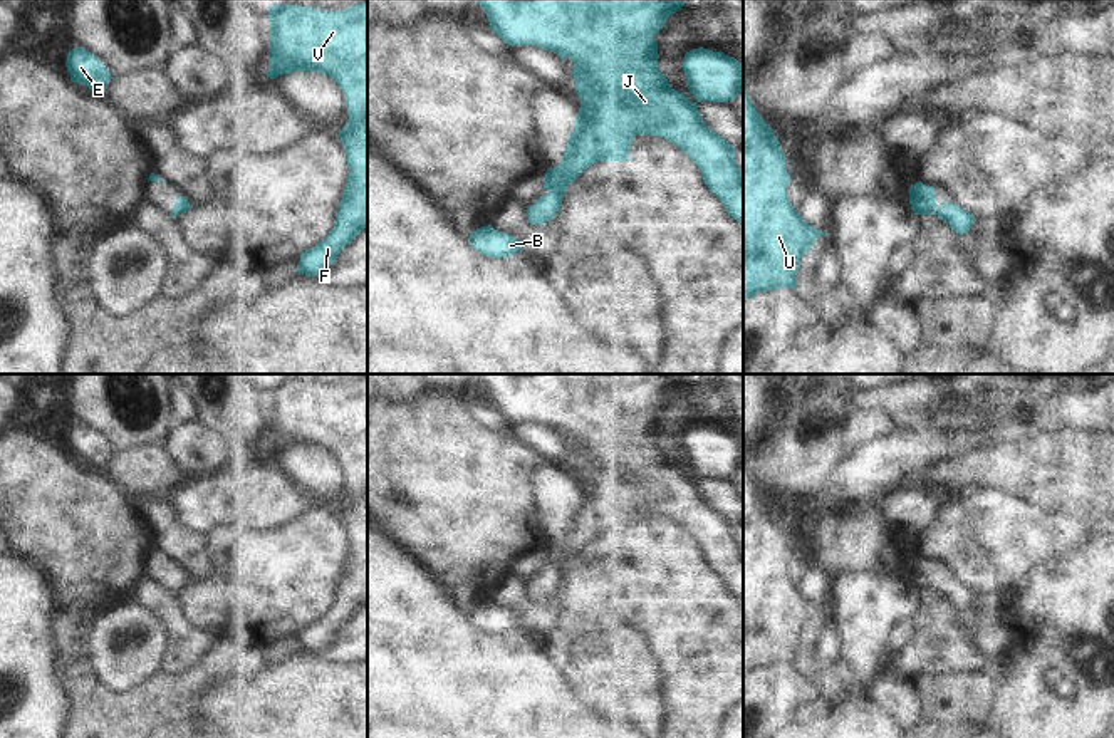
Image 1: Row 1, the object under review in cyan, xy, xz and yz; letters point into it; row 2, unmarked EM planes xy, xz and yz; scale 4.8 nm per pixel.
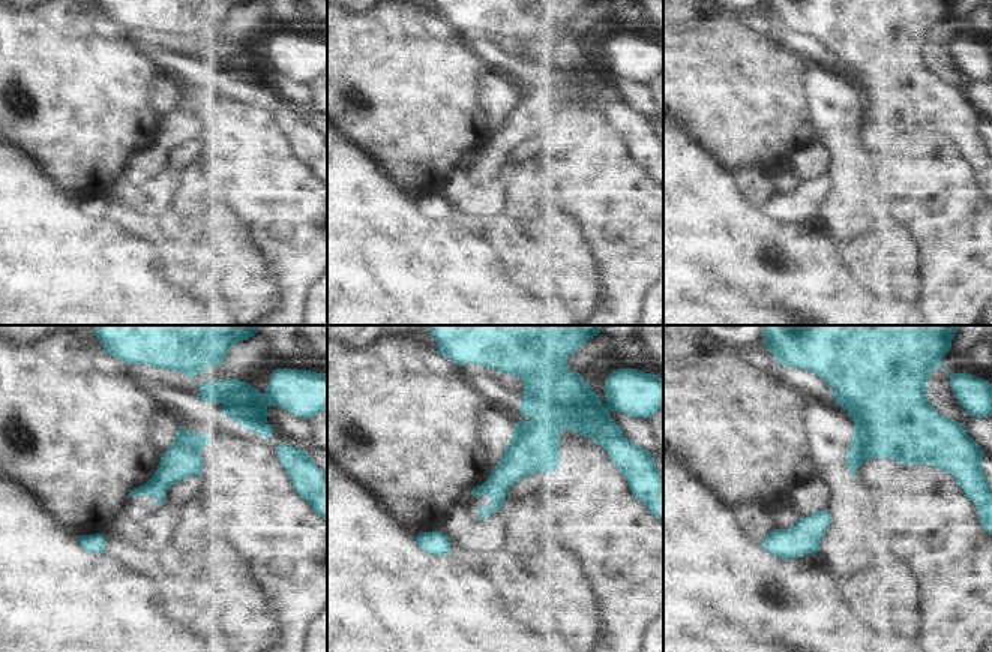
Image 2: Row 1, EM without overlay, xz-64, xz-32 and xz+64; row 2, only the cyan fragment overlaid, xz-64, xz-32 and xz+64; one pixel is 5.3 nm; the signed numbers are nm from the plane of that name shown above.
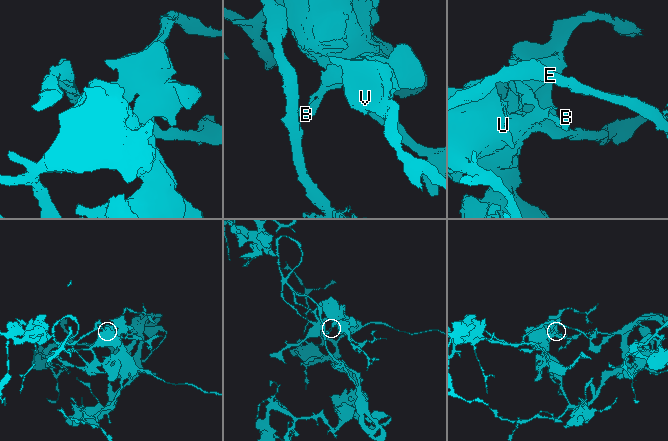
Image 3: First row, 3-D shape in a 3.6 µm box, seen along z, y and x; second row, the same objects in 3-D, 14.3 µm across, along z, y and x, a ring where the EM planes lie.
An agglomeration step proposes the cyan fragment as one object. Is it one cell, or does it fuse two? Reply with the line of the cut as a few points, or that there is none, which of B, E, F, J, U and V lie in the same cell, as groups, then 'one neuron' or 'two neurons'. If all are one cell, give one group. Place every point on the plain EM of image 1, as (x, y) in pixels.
cut none; groups B E F J U V; one neuron

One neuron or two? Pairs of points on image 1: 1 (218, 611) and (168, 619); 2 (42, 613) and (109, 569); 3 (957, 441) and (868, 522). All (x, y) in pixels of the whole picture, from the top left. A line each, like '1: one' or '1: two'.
1: two
2: two
3: two

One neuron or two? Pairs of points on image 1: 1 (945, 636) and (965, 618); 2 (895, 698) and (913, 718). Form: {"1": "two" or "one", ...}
{"1": "two", "2": "one"}

